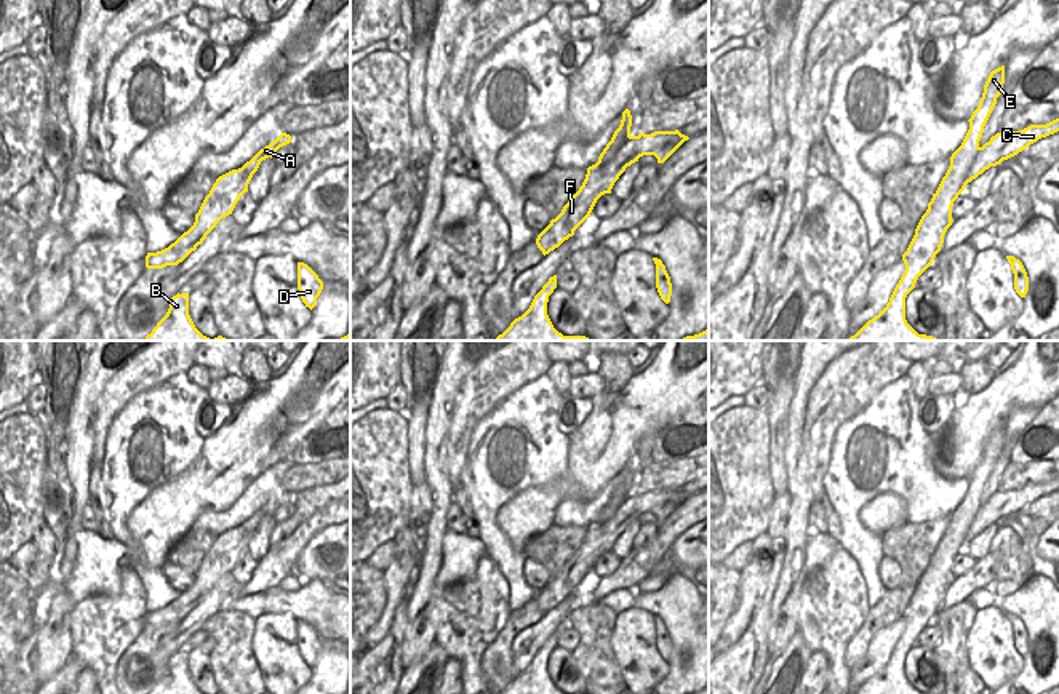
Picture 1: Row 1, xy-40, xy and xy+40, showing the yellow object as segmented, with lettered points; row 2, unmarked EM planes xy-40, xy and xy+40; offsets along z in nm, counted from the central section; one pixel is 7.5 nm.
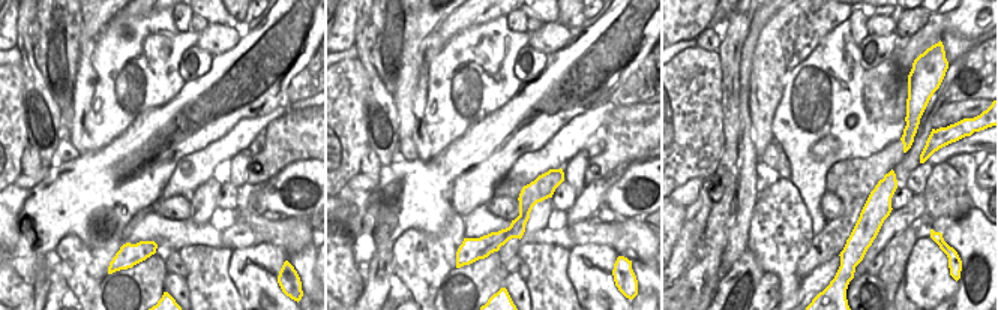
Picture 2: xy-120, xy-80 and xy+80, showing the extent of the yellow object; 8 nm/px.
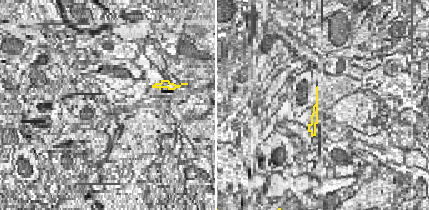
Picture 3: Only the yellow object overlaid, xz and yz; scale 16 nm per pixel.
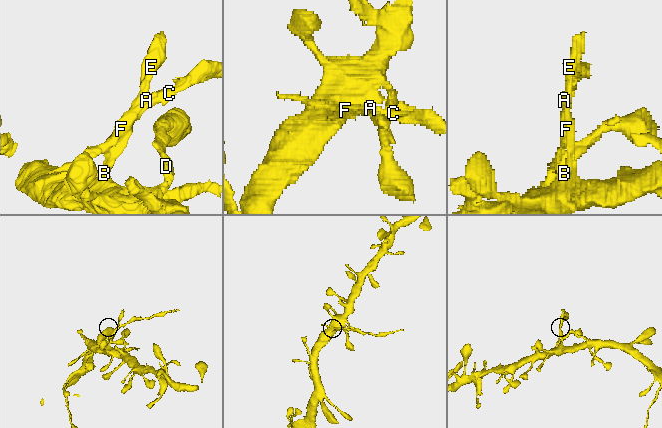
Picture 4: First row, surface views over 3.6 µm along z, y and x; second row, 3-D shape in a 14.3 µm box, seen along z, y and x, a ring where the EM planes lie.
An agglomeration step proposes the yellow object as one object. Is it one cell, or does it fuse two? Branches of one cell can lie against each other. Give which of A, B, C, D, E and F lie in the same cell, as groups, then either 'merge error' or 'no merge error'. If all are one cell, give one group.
A C F / B D E; merge error

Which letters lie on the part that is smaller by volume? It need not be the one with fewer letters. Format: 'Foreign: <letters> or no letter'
Foreign: A, C, F

